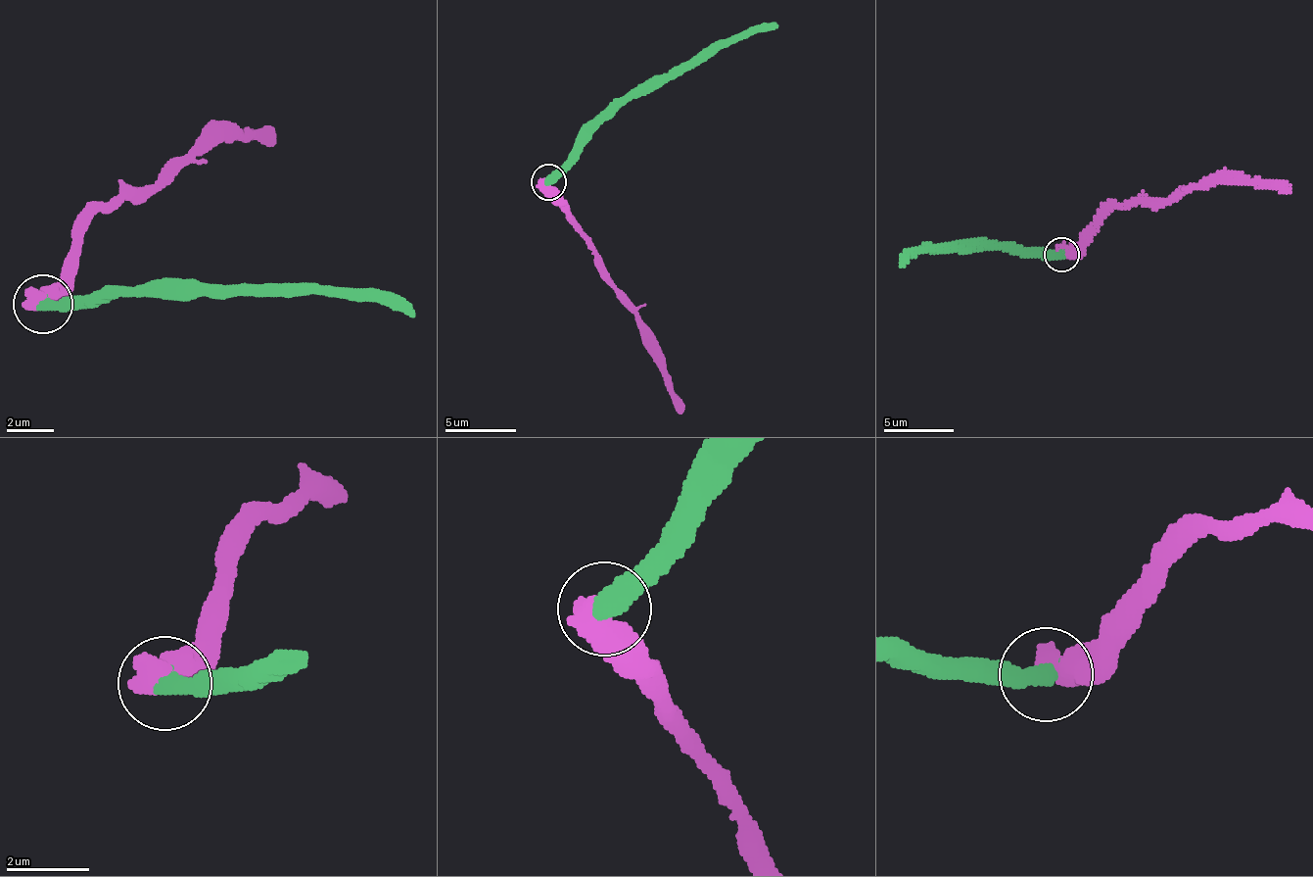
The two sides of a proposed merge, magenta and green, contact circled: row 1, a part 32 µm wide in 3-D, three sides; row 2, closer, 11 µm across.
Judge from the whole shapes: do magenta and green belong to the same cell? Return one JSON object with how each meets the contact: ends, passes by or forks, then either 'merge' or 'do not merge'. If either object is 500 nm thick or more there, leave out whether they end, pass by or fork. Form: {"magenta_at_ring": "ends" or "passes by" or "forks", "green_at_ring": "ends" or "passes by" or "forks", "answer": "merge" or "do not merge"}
{"answer": "do not merge"}

